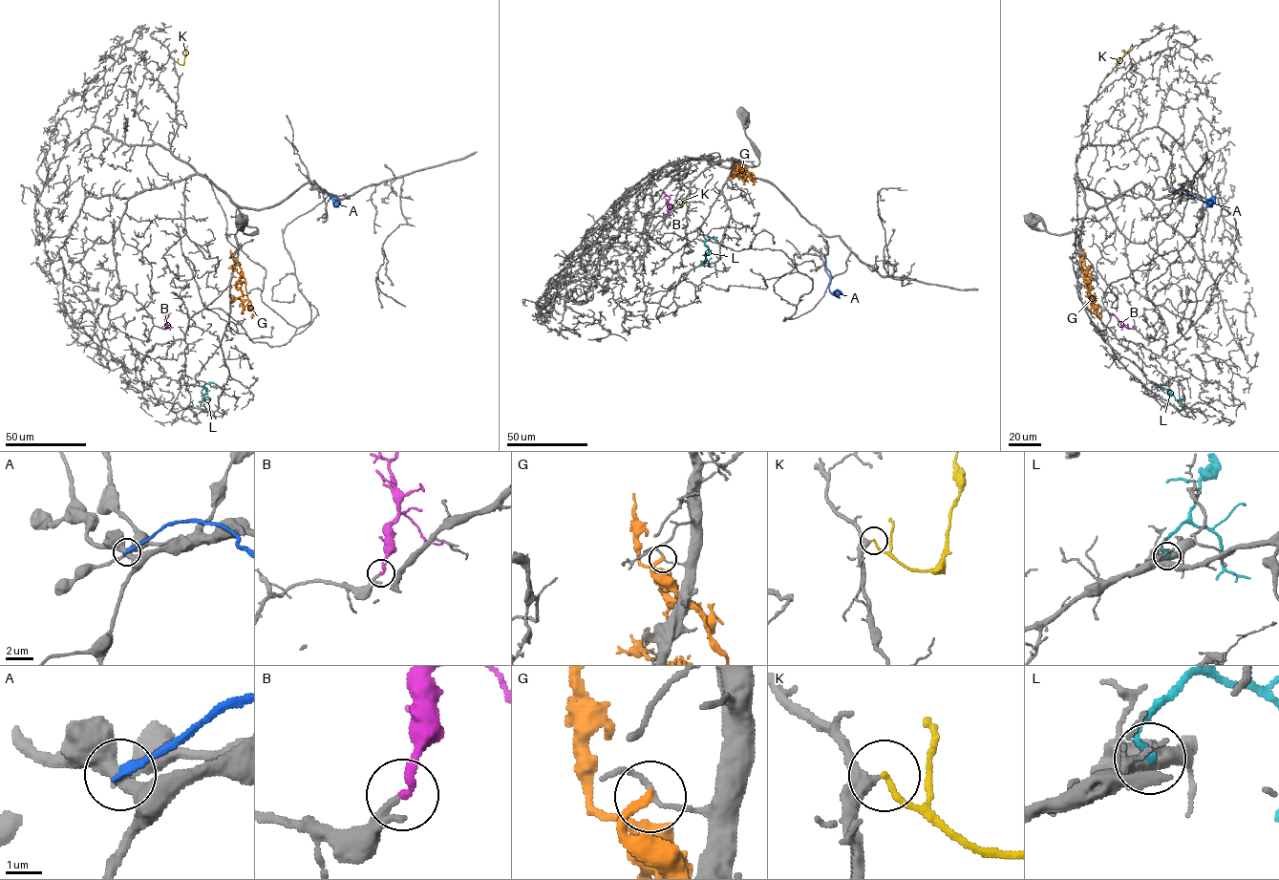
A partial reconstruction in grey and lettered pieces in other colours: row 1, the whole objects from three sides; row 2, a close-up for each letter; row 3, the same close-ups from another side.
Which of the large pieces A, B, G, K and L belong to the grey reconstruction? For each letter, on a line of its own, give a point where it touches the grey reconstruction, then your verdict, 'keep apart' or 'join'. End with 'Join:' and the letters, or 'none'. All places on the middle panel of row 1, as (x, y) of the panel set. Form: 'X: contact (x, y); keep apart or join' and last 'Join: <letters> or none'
A: contact (824, 256); keep apart
B: contact (667, 215); join
G: contact (735, 163); keep apart
K: contact (677, 202); join
L: contact (702, 264); keep apart
Join: B, K

